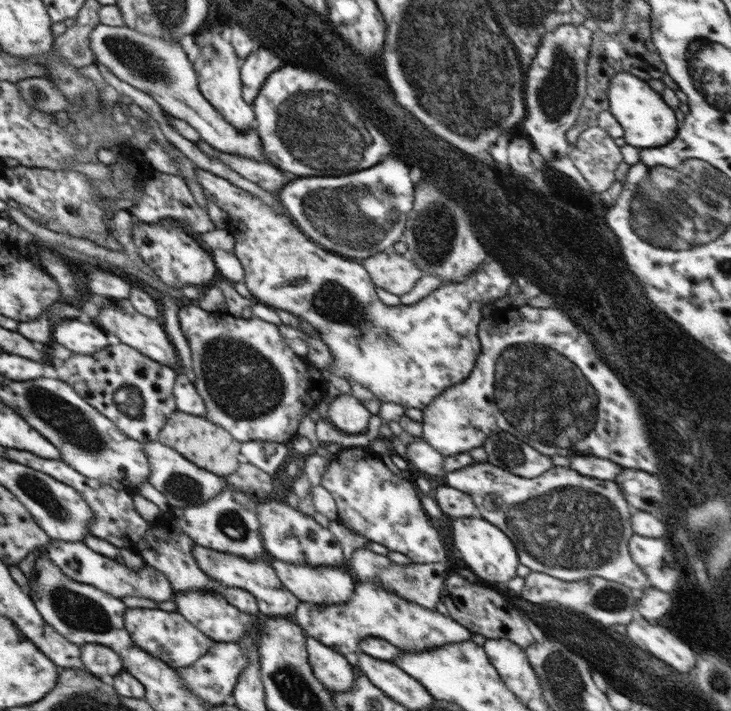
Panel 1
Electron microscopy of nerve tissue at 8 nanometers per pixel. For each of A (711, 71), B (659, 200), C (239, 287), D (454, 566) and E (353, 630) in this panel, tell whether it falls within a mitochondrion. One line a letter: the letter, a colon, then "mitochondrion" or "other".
A: mitochondrion
B: mitochondrion
C: other
D: other
E: other

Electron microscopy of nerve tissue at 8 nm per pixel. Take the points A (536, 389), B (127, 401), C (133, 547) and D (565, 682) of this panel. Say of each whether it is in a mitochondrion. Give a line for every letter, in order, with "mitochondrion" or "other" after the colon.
A: mitochondrion
B: mitochondrion
C: other
D: mitochondrion

